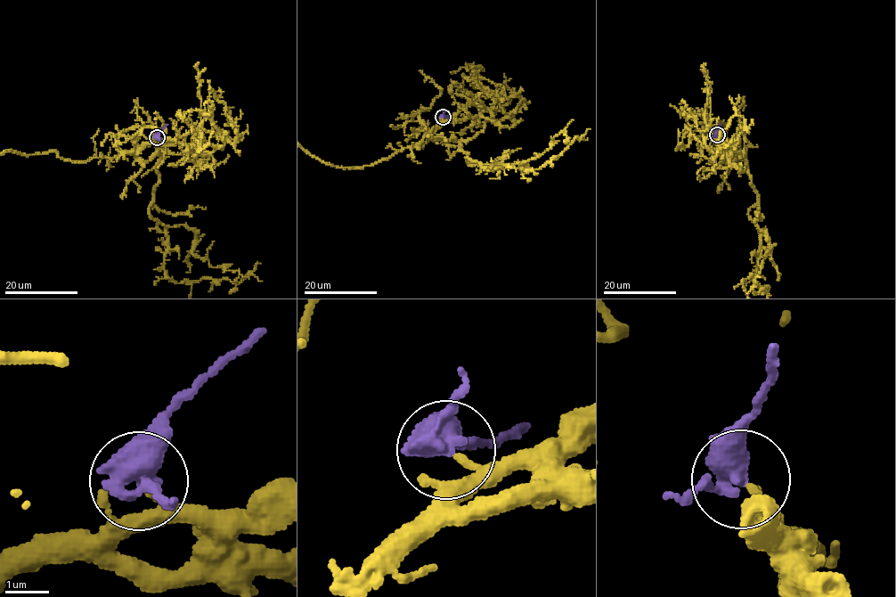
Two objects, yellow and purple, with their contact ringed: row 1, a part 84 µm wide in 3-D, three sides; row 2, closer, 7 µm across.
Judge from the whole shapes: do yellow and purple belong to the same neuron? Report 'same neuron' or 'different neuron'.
different neuron

